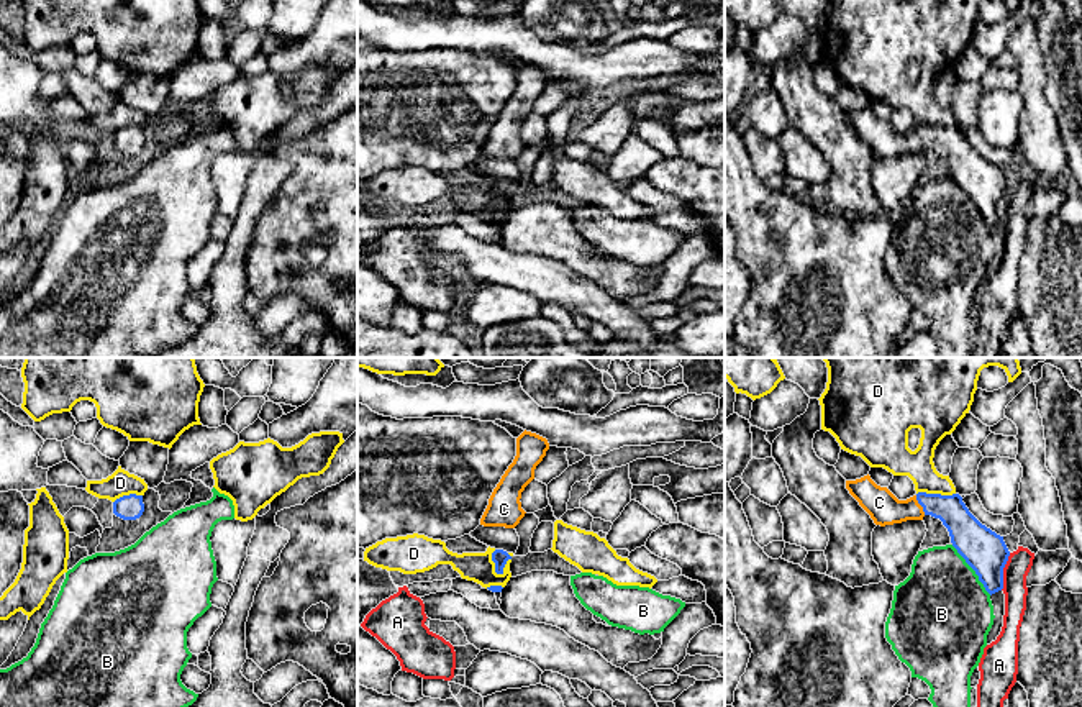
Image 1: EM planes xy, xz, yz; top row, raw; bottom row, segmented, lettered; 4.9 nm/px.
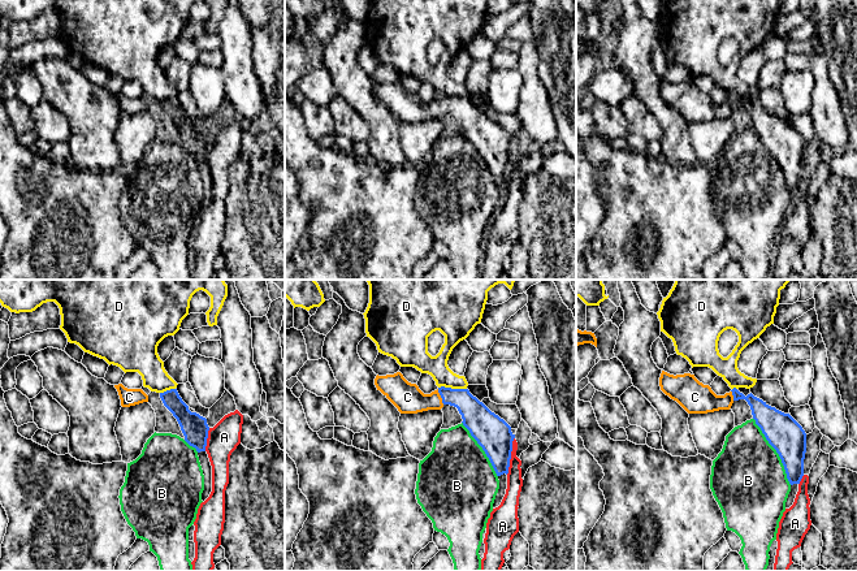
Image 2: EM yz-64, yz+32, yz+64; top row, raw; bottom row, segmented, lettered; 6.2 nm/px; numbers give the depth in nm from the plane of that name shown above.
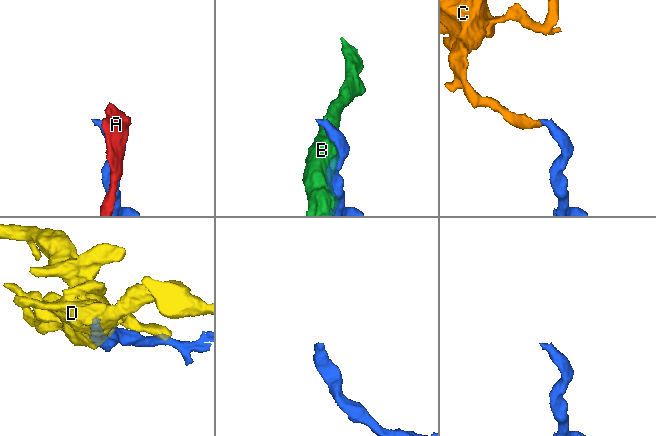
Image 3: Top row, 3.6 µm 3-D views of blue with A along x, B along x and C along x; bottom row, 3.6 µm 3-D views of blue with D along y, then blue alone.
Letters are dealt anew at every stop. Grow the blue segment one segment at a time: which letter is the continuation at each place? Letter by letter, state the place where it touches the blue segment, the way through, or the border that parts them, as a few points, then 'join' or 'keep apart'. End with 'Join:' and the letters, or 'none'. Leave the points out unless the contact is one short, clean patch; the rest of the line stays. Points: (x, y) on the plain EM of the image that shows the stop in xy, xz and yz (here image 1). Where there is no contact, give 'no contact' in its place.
A: yz (1002, 204) | along yz (1010, 186), (1000, 222) | keep apart
B: yz (972, 200) | keep apart
C: yz (920, 136) | across yz (964, 161), (943, 140), (920, 136), (884, 140), (879, 135) | join
D: xz (495, 197) | along xz (494, 182), (494, 202), (502, 207) | keep apart
Join: C

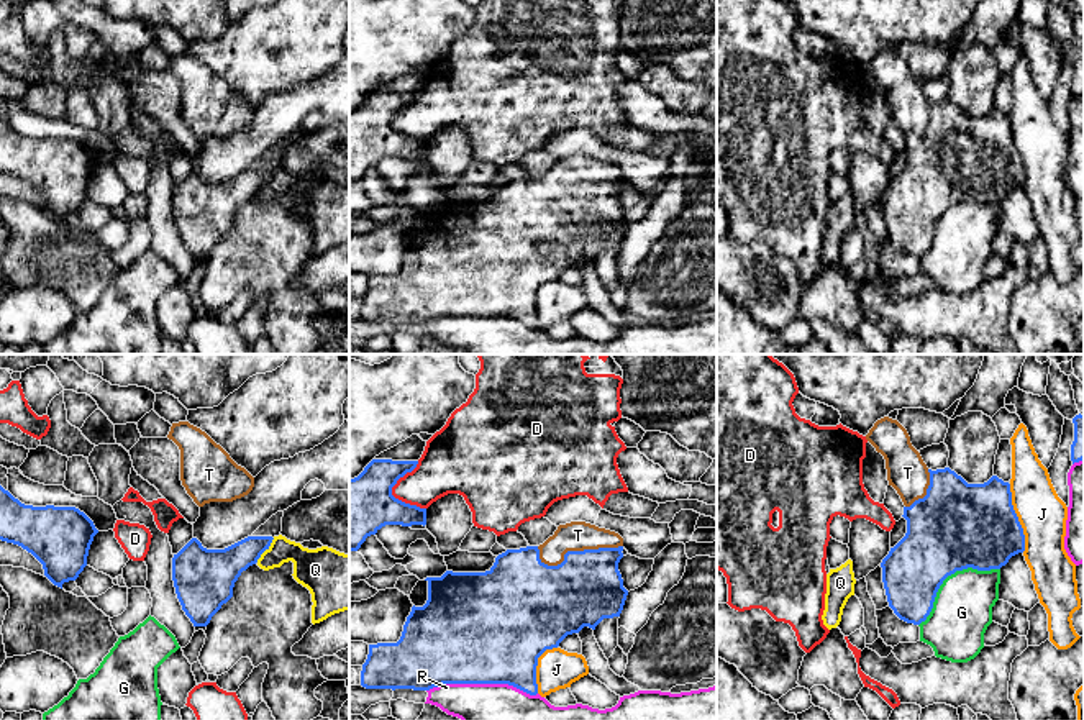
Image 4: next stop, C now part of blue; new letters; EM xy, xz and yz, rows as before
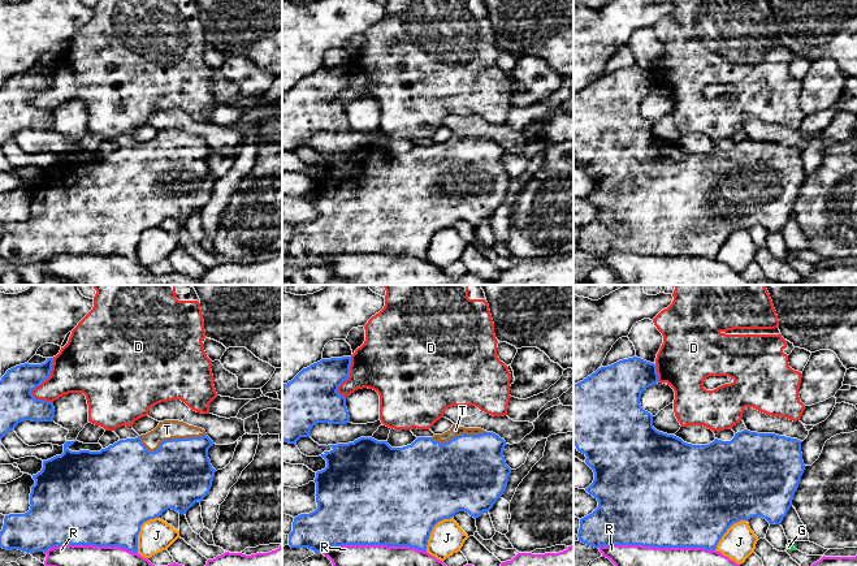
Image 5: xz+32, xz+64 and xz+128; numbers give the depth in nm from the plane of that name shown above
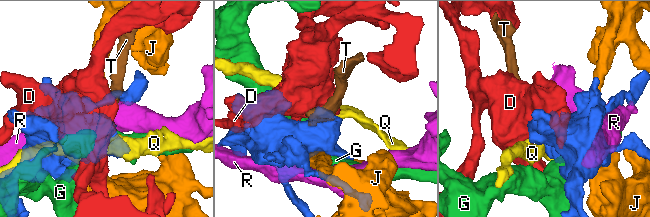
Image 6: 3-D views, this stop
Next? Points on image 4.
D: xz (391, 125) | keep apart
G: yz (948, 207) | keep apart
J: yz (1017, 151) | keep apart
Q: xy (266, 181) | keep apart
R: xz (482, 315) | keep apart
T: xz (574, 184) | across xz (586, 220), (576, 207), (574, 184), (578, 168) | join
Join: T

